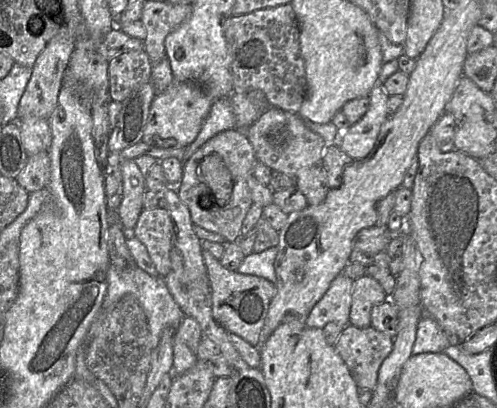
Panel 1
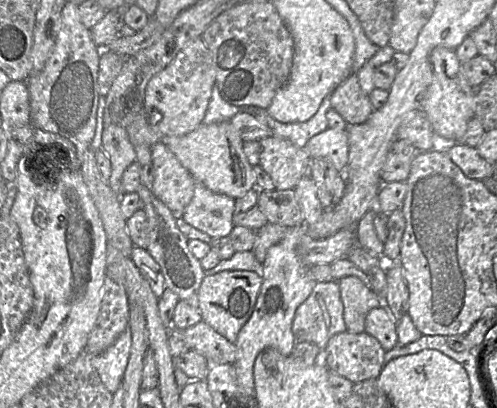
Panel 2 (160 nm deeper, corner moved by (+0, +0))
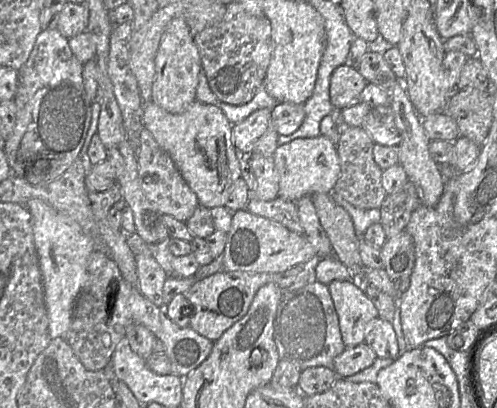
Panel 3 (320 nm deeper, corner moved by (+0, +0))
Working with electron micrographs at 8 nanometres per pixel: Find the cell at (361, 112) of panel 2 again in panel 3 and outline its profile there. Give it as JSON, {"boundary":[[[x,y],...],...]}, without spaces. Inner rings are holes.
{"boundary":[[[350,65],[337,67],[330,80],[330,99],[332,105],[339,109],[355,106],[361,102],[361,93],[368,81]]]}

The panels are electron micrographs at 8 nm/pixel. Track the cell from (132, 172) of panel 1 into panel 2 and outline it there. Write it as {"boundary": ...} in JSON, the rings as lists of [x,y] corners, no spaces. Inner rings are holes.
{"boundary":[[[104,123],[102,149],[111,162],[109,186],[116,194],[121,196],[123,194],[121,191],[122,174],[130,164],[136,161],[136,153],[126,128],[118,124],[106,125]]]}

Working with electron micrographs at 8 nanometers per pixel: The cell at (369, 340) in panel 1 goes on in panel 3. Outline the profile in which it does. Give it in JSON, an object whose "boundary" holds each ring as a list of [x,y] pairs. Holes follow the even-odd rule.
{"boundary":[[[365,342],[346,347],[333,362],[334,372],[341,378],[352,376],[373,364],[377,358],[374,350]]]}

